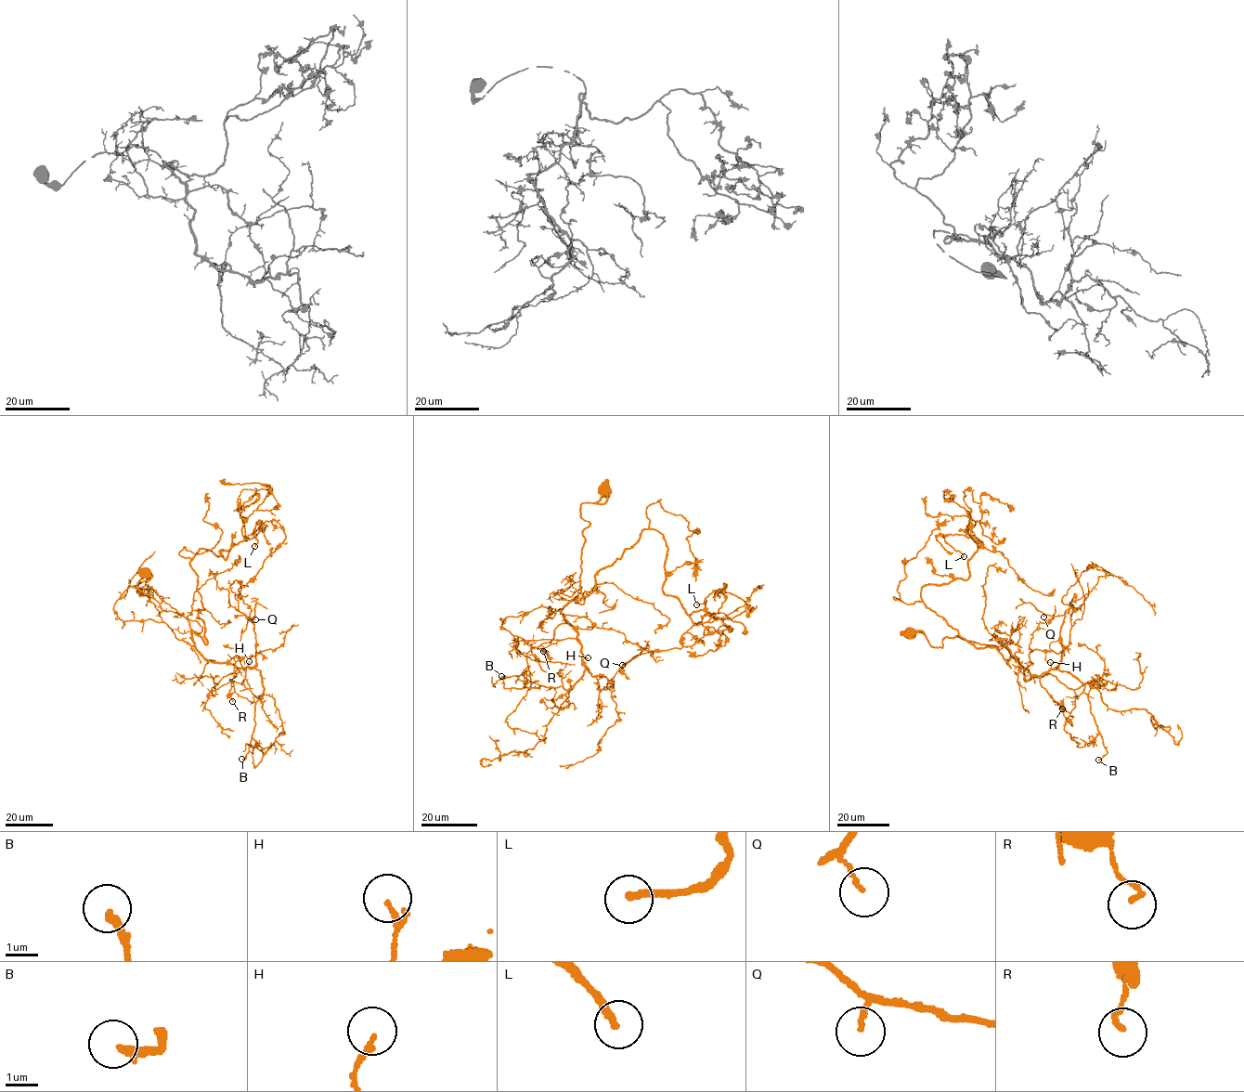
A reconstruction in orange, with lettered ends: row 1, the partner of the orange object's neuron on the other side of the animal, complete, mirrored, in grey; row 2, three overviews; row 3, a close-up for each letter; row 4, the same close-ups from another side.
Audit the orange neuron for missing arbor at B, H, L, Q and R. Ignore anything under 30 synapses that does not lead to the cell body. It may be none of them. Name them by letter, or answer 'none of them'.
B, L

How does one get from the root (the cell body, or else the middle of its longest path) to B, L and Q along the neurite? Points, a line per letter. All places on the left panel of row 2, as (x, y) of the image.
B: (145, 572), (138, 590), (151, 587), (201, 627), (191, 637), (202, 657), (262, 675), (241, 759)
L: (145, 572), (137, 588), (197, 622), (206, 643), (190, 561), (200, 549), (226, 559), (265, 525), (254, 546)
Q: (145, 572), (137, 588), (197, 622), (191, 637), (208, 661), (254, 667), (255, 619)

